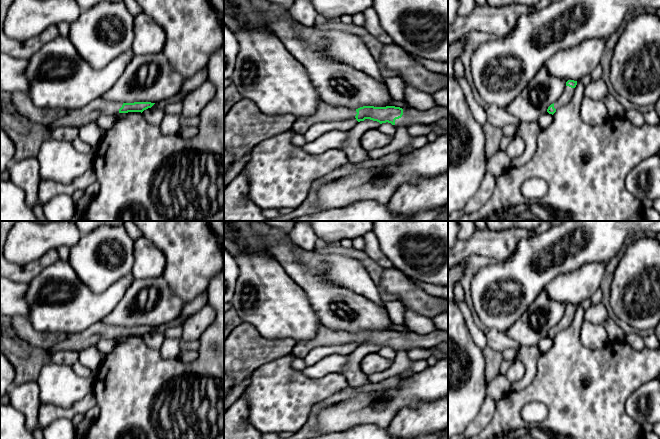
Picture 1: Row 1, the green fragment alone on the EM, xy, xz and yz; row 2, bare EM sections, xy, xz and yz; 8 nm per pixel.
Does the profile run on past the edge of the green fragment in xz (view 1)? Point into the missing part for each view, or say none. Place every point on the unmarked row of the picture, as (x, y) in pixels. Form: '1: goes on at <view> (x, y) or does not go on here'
1: goes on at xz (325, 336)

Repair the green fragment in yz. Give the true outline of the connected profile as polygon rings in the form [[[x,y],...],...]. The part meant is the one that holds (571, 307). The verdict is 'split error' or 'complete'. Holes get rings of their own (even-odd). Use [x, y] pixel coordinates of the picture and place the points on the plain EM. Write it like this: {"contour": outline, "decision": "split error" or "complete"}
{"contour": [[[568,304],[566,306],[566,311],[561,321],[555,327],[551,328],[548,331],[547,336],[553,339],[557,333],[567,328],[571,324],[574,318],[574,312],[576,311],[576,309],[577,309],[577,305]]], "decision": "split error"}

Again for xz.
{"contour": [[[321,325],[315,338],[294,343],[292,354],[297,358],[303,358],[314,347],[346,344],[354,341],[358,346],[370,343],[380,348],[391,347],[396,352],[400,350],[407,352],[412,347],[428,349],[440,343],[448,342],[448,331],[437,330],[421,335],[412,332],[402,333],[395,330],[363,330],[352,334],[346,331],[336,331]]], "decision": "split error"}

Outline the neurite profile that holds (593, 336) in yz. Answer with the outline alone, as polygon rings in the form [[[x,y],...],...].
[[[584,320],[580,330],[580,340],[582,344],[591,350],[604,348],[608,342],[608,334],[603,325],[593,324]]]

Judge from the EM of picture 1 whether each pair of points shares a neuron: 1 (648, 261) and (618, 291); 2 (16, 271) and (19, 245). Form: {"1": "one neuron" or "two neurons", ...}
{"1": "one neuron", "2": "two neurons"}

